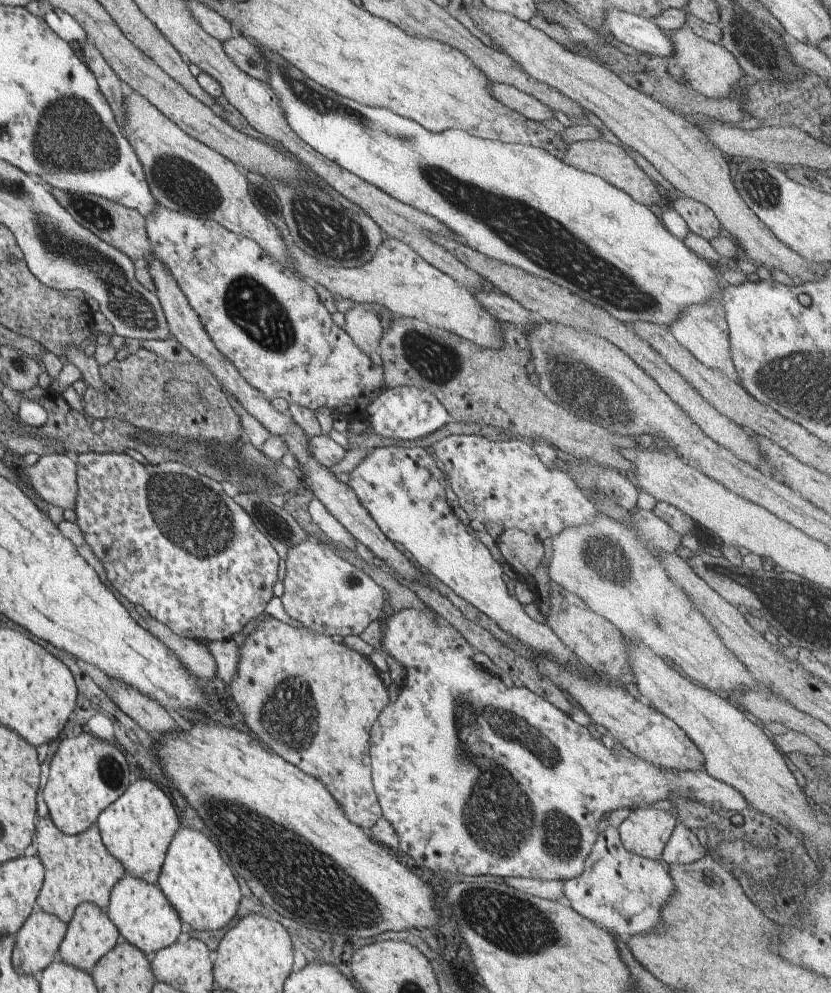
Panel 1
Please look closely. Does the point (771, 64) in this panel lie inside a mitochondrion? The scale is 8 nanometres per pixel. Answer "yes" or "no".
no

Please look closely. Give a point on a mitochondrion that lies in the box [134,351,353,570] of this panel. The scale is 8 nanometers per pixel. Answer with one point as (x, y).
(189, 511)

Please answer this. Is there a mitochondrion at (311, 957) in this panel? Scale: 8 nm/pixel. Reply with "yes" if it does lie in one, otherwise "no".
no

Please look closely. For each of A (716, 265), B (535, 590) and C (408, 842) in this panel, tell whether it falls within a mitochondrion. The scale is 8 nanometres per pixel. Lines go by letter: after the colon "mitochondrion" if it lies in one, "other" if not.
A: other
B: other
C: other

